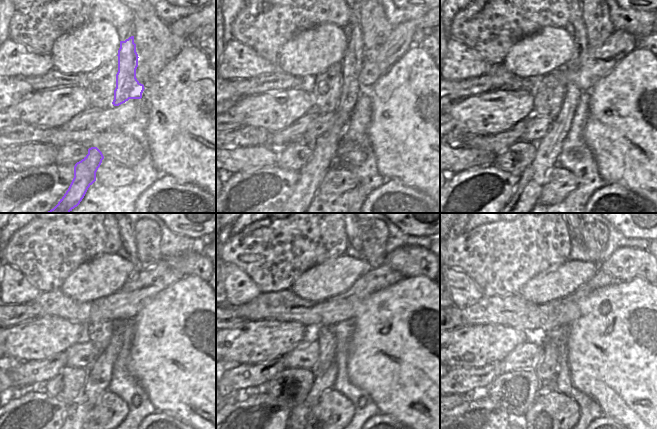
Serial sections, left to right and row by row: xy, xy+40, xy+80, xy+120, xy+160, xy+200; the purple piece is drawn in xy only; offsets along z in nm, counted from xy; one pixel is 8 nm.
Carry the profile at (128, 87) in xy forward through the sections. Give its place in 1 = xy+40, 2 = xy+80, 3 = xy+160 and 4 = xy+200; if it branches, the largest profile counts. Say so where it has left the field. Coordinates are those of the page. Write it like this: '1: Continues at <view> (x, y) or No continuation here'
1: Continues at xy+40 (324, 148)
2: Continues at xy+80 (527, 191)
3: Continues at xy+160 (298, 414)
4: Continues at xy+200 (572, 233).

